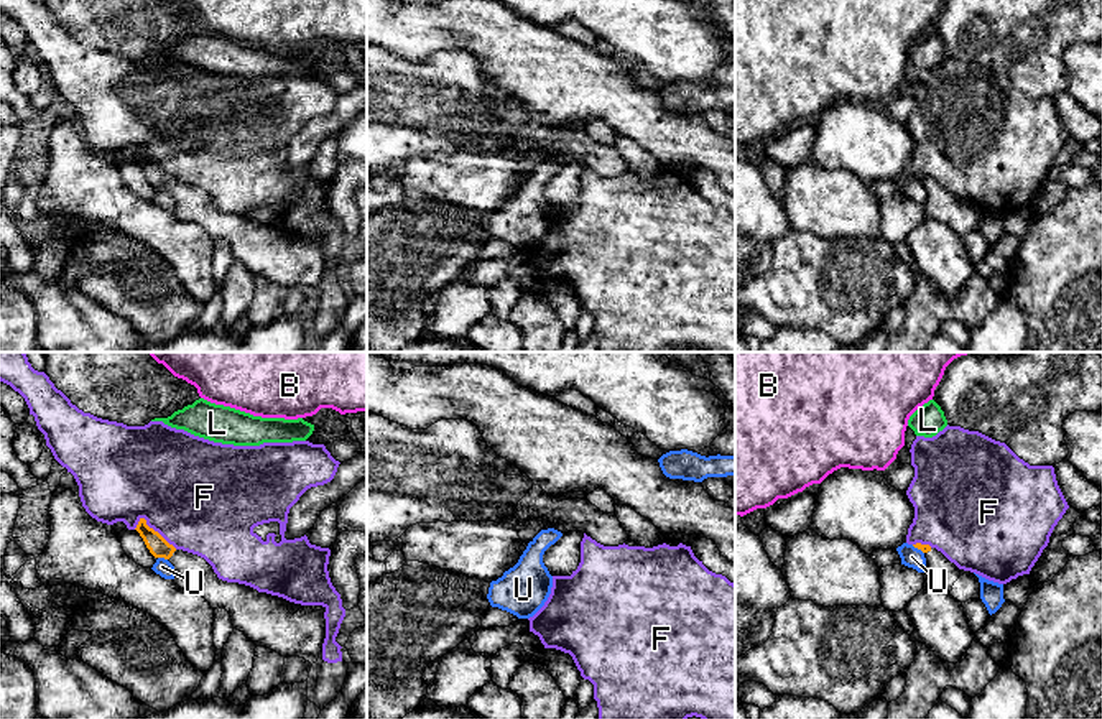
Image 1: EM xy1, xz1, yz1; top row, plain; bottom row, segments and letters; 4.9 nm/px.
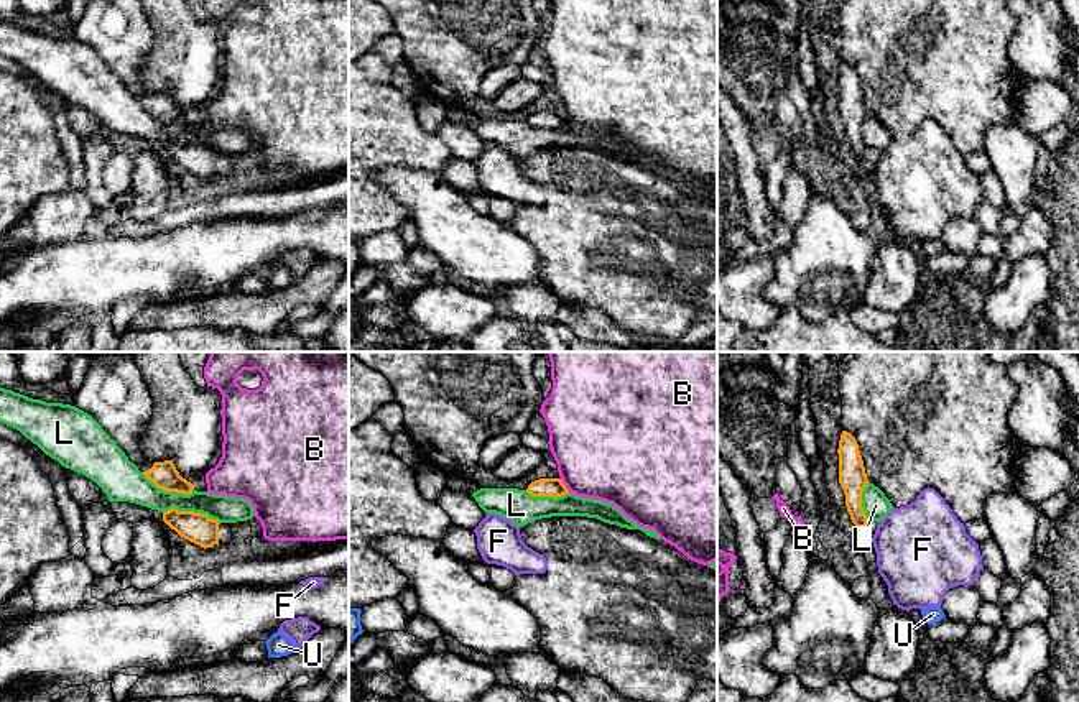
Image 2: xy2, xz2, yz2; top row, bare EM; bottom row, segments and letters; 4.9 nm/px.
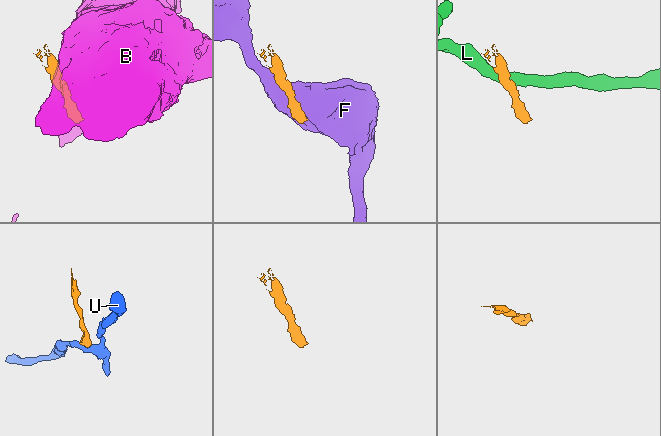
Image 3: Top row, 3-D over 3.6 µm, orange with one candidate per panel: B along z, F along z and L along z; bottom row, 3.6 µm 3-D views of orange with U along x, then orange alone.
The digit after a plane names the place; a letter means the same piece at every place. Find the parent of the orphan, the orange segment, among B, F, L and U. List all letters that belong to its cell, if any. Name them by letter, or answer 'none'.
none

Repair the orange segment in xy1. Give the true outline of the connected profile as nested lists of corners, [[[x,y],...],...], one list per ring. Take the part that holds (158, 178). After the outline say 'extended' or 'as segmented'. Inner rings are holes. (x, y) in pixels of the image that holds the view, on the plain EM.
[[[140,150],[137,160],[155,189],[174,197],[174,216],[201,225],[212,240],[224,239],[234,260],[243,263],[257,278],[281,288],[317,293],[326,270],[326,239],[301,237],[257,220],[217,209],[201,188],[176,181]]]; extended

